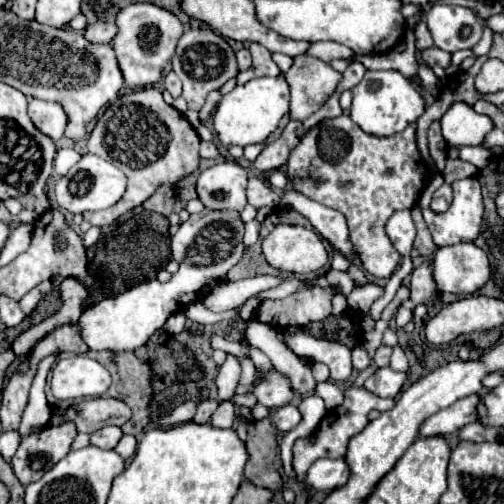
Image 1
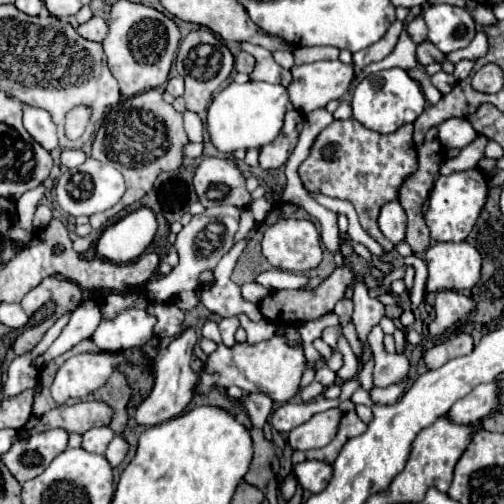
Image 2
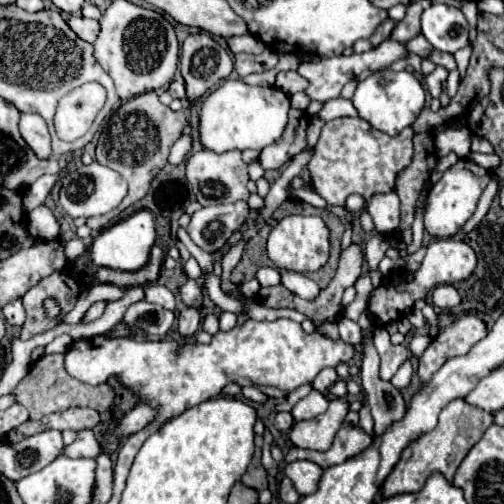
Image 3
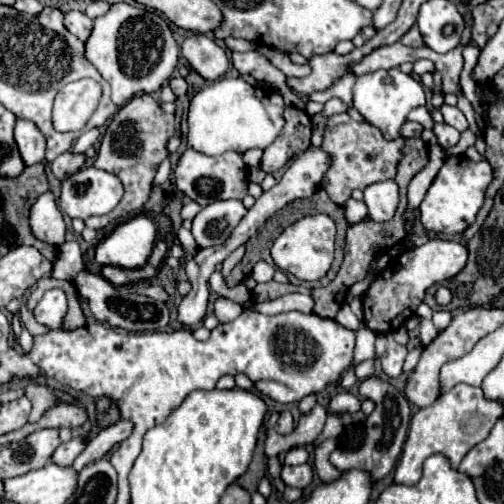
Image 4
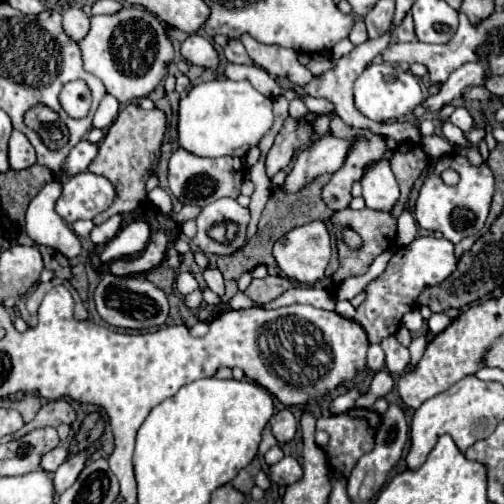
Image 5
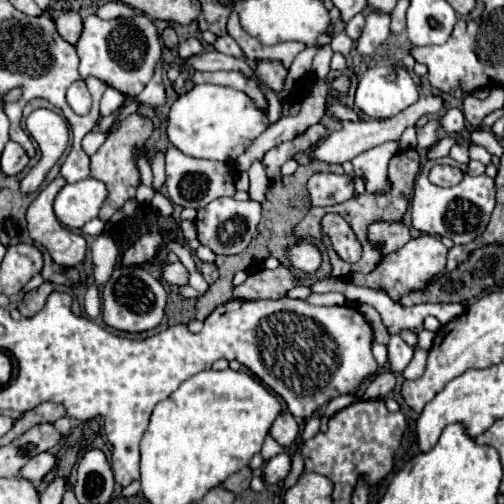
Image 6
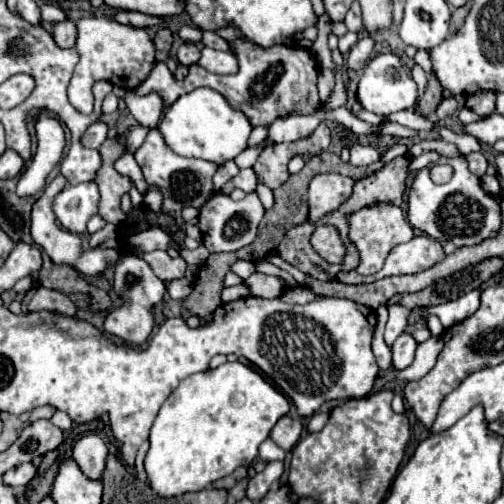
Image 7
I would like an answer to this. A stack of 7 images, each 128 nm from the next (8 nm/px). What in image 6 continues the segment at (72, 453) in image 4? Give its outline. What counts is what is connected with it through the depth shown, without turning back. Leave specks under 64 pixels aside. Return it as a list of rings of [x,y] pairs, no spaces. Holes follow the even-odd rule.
[[[42,452],[42,454],[30,458],[30,462],[20,470],[18,476],[24,480],[30,480],[30,482],[40,482],[50,472],[54,462],[56,462],[56,458],[50,452]]]

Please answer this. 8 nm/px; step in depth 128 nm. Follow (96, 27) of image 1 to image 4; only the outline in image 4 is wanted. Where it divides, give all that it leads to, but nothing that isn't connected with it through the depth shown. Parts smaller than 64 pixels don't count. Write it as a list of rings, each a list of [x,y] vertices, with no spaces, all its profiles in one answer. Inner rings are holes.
[[[80,10],[66,12],[64,14],[64,26],[68,28],[68,32],[72,32],[82,42],[86,42],[90,32],[92,32],[92,20],[84,12],[80,12]]]

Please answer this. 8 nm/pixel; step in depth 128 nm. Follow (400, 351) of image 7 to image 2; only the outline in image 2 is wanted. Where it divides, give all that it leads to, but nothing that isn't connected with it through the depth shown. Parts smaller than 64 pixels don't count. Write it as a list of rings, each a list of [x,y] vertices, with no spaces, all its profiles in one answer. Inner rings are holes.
[[[380,326],[372,328],[368,342],[372,344],[372,352],[374,352],[374,386],[386,388],[388,384],[394,384],[396,380],[402,380],[408,374],[408,358],[404,354],[390,354],[384,350],[384,332]]]

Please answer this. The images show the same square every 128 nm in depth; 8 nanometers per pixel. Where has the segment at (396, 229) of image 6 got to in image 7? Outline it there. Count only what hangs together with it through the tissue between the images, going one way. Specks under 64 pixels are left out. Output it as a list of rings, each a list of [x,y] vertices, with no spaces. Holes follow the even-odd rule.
[[[378,202],[374,206],[366,206],[348,216],[348,236],[360,254],[360,264],[358,264],[356,272],[362,276],[368,276],[368,274],[376,274],[382,268],[388,252],[396,244],[408,242],[414,236],[414,232],[412,232],[412,226],[408,224],[408,220],[404,218],[404,212],[400,206],[390,204],[390,202],[388,204]]]

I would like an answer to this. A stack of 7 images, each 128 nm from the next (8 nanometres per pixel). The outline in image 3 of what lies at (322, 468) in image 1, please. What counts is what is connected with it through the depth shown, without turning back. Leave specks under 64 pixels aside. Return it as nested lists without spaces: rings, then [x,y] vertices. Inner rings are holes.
[[[300,460],[300,462],[286,464],[284,474],[292,480],[296,492],[306,496],[306,494],[312,494],[316,490],[316,484],[322,476],[322,468],[318,464],[308,462],[308,460]]]

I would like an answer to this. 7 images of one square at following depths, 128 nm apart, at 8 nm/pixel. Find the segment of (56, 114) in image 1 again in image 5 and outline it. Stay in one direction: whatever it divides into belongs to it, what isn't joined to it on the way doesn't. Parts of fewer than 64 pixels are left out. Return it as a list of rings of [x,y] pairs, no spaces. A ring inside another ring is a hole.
[[[12,132],[10,144],[8,144],[8,162],[12,170],[24,170],[30,168],[36,162],[36,154],[32,144],[22,132]]]

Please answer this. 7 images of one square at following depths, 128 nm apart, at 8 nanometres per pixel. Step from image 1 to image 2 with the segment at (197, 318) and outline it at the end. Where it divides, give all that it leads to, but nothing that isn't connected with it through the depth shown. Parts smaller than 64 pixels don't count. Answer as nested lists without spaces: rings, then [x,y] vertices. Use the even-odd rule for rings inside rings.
[[[250,282],[250,284],[242,286],[242,296],[244,296],[244,300],[258,304],[266,296],[266,288],[260,286],[260,284],[256,284],[256,282]]]

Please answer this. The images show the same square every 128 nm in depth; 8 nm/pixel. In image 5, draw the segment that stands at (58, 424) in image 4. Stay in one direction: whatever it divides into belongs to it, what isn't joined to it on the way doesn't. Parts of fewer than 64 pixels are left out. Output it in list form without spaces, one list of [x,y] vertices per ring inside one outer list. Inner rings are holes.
[[[62,398],[62,400],[46,402],[46,404],[42,404],[42,408],[34,416],[34,420],[24,424],[24,428],[20,428],[18,432],[14,432],[12,438],[20,438],[20,436],[24,436],[24,434],[28,434],[28,432],[32,432],[32,430],[36,430],[40,426],[54,426],[56,428],[62,422],[72,424],[74,420],[76,420],[76,412],[74,412],[74,408],[70,406],[68,400]]]

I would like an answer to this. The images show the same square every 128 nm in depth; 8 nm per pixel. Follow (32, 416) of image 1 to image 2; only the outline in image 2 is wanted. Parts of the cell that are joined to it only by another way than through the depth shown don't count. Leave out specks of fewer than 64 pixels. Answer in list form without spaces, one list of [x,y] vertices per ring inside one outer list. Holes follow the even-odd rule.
[[[84,300],[74,312],[72,318],[68,322],[68,326],[62,330],[62,334],[54,340],[54,344],[36,360],[36,368],[42,368],[44,364],[48,364],[48,360],[64,354],[66,350],[70,350],[72,346],[76,346],[80,340],[90,338],[92,332],[98,328],[98,320],[100,320],[100,310],[98,304],[92,300]]]

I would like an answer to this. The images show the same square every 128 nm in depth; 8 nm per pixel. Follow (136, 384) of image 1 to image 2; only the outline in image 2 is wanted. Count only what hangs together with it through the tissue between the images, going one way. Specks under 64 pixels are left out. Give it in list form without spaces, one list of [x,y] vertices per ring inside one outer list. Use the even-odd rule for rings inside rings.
[[[114,370],[114,374],[108,378],[108,384],[104,384],[100,390],[92,392],[88,400],[98,400],[108,404],[114,410],[114,416],[110,420],[110,428],[114,432],[122,432],[126,426],[126,404],[130,398],[130,386],[126,384],[124,374]]]

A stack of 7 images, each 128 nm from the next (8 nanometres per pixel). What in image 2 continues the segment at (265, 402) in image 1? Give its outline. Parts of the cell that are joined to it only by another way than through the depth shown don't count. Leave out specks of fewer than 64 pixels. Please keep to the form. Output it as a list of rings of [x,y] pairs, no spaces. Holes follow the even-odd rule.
[[[278,328],[270,340],[262,340],[258,344],[248,344],[248,342],[236,342],[234,346],[224,346],[222,342],[218,348],[208,356],[202,374],[194,386],[194,394],[208,394],[212,388],[228,388],[228,386],[238,386],[244,392],[262,392],[270,396],[276,402],[288,402],[300,384],[300,378],[306,370],[306,358],[304,358],[304,348],[294,348],[288,342],[288,334]]]

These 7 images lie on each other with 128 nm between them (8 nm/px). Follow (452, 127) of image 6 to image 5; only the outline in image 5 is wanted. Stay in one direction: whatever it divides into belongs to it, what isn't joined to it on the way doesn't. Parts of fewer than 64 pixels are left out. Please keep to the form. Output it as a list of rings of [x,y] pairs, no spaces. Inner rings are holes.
[[[458,106],[458,108],[452,112],[450,122],[452,122],[454,126],[458,126],[460,130],[464,130],[464,132],[474,130],[474,120],[472,120],[472,116],[468,114],[468,110],[462,108],[462,106]]]

